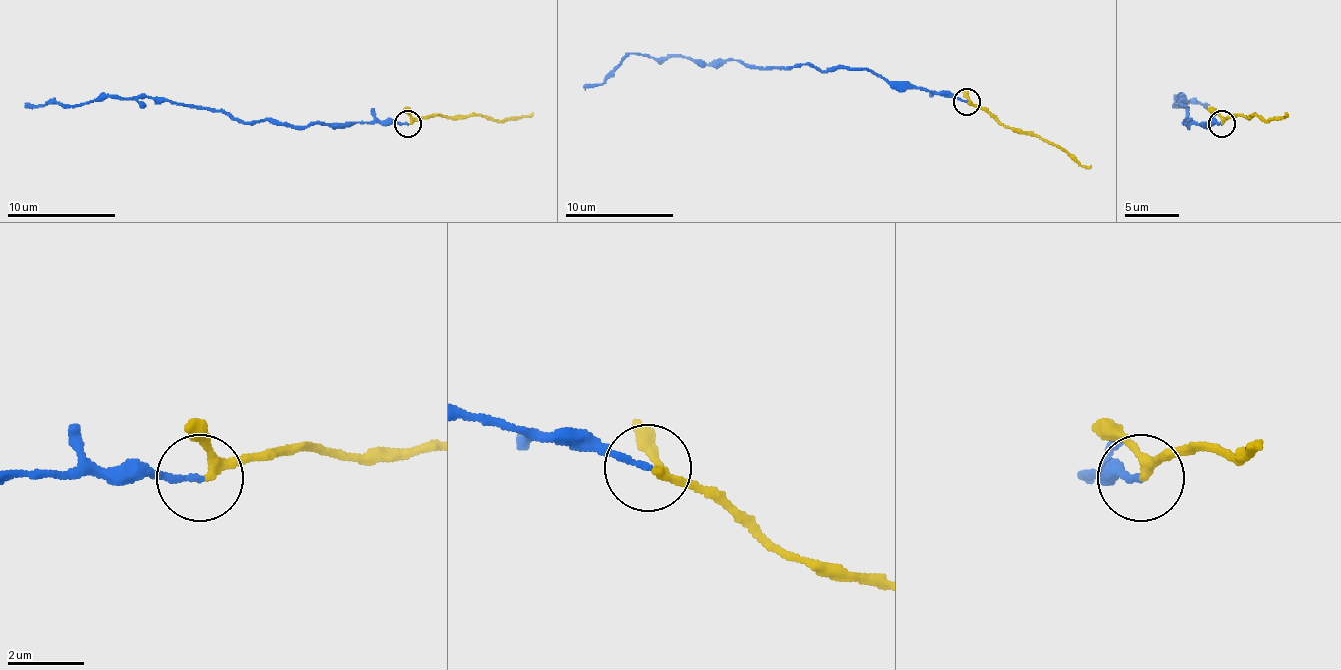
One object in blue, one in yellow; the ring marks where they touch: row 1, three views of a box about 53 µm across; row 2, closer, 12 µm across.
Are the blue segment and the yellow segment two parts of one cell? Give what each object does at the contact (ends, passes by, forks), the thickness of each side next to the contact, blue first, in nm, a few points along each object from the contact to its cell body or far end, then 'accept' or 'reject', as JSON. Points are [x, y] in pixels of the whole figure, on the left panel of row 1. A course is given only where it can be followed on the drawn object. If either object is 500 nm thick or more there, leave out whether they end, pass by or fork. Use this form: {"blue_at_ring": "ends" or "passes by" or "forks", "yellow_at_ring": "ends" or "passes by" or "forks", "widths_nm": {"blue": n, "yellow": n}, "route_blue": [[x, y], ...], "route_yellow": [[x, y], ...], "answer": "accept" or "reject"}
{"blue_at_ring": "ends", "yellow_at_ring": "passes by", "widths_nm": {"blue": 150, "yellow": 200}, "route_blue": [[408, 124], [360, 121], [306, 127], [238, 121], [219, 111], [135, 97], [97, 97], [73, 105], [24, 102]], "route_yellow": [[408, 124], [430, 116], [473, 116], [500, 121], [522, 119], [533, 113]], "answer": "accept"}

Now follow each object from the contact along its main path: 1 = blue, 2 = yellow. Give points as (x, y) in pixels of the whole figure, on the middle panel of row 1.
1: (967, 101), (888, 85), (864, 69), (750, 69), (631, 52), (599, 85), (583, 88)
2: (967, 101), (988, 109), (1010, 128), (1032, 131), (1059, 144), (1080, 163), (1091, 166)

